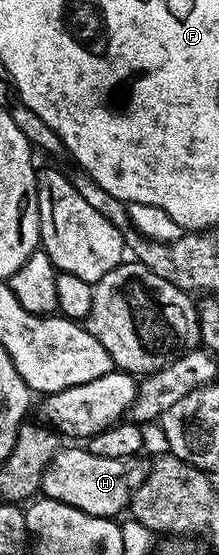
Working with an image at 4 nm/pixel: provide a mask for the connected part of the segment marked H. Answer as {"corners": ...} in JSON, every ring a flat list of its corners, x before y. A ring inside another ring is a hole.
{"corners":[[81,444,69,445,58,450,46,468,40,493,46,498,71,504,91,516,116,519,117,514,123,513,124,510,126,513,130,509,134,492,139,488,139,484,145,482,150,463,144,462,144,457,141,456,112,458,99,456]]}

